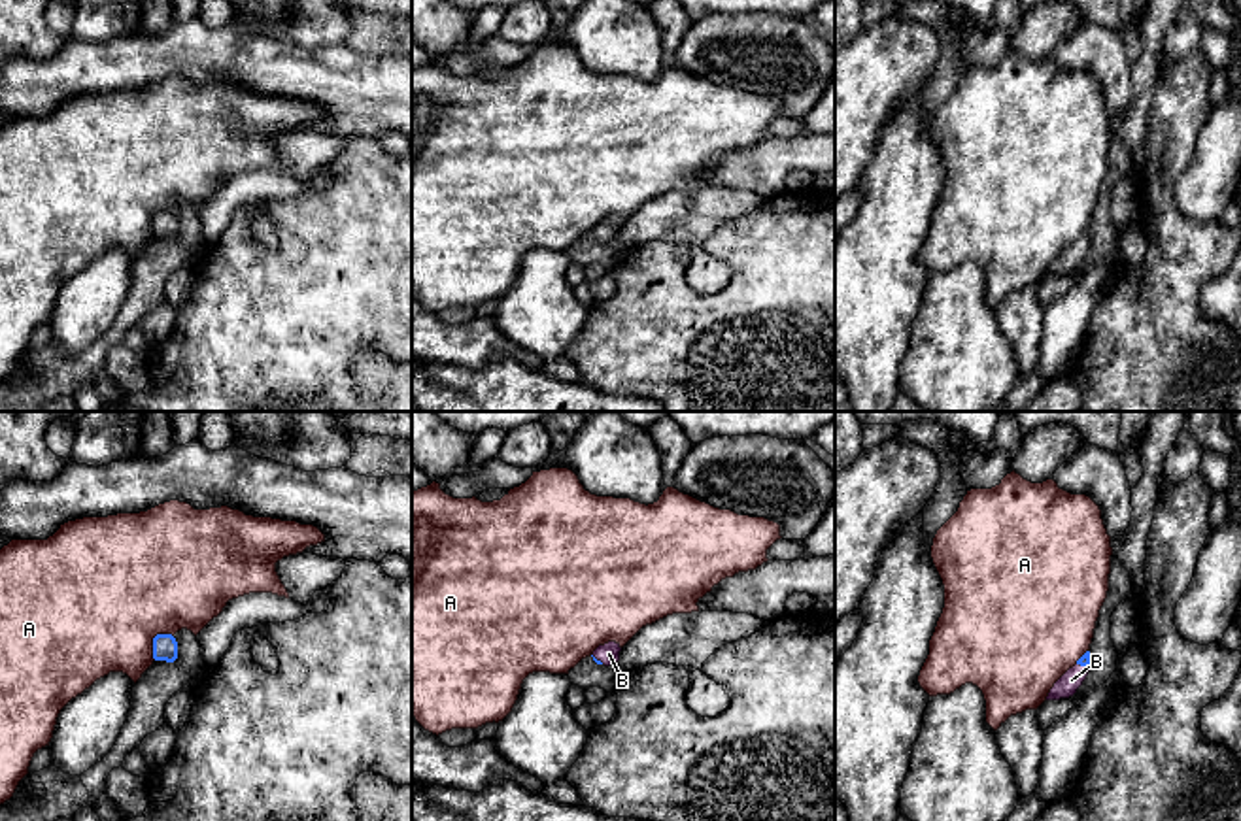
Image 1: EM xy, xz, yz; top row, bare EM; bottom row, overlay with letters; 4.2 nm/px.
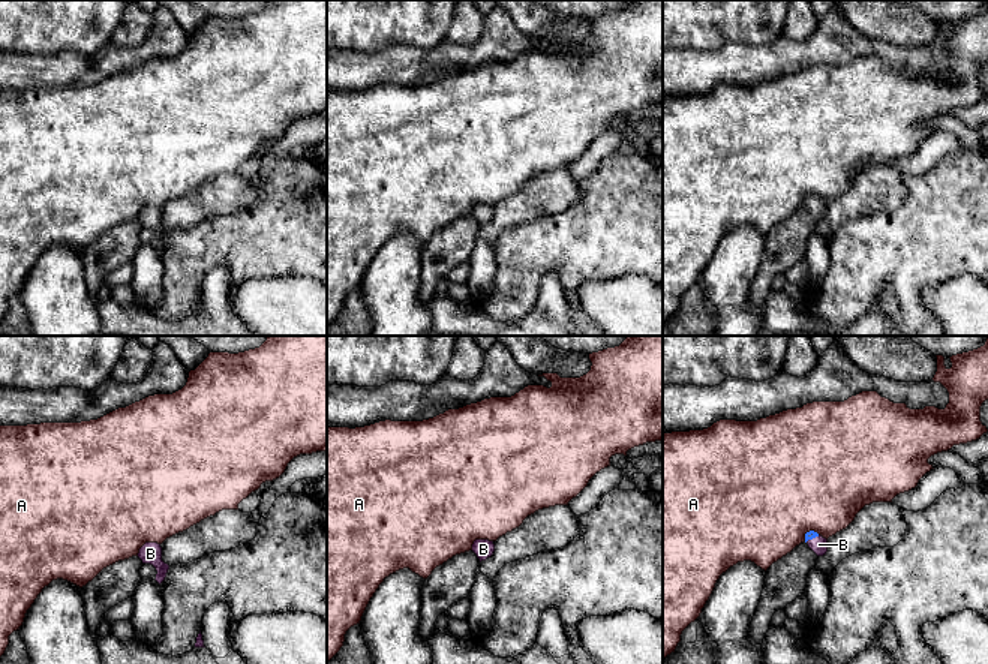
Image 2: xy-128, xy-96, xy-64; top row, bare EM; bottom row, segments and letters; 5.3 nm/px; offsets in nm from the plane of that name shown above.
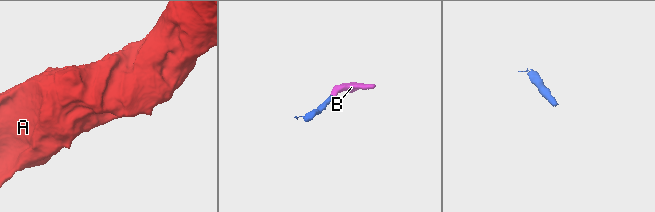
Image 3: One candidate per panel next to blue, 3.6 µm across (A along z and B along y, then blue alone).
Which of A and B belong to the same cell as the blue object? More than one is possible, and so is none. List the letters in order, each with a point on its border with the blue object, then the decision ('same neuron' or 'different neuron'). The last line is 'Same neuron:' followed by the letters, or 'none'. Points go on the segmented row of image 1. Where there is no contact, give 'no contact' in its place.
A: xy (153, 640) | different neuron
B: yz (1083, 665) | same neuron
Same neuron: B

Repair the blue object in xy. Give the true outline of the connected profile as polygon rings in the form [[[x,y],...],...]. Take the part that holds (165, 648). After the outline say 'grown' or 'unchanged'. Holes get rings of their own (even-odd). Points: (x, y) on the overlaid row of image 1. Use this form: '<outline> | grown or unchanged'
[[[157,634],[153,638],[153,659],[174,662],[178,659],[178,642],[172,634]]] | unchanged

